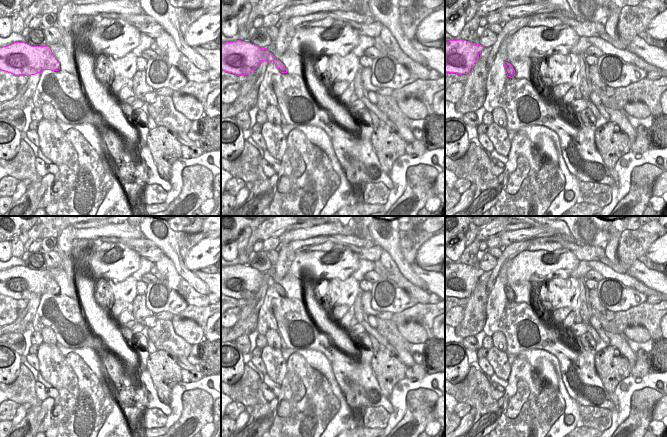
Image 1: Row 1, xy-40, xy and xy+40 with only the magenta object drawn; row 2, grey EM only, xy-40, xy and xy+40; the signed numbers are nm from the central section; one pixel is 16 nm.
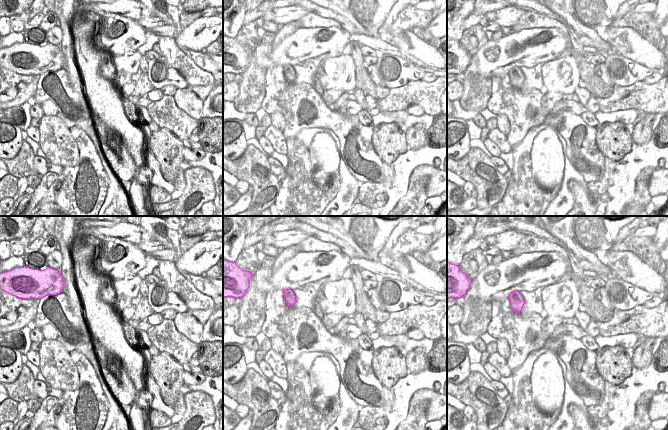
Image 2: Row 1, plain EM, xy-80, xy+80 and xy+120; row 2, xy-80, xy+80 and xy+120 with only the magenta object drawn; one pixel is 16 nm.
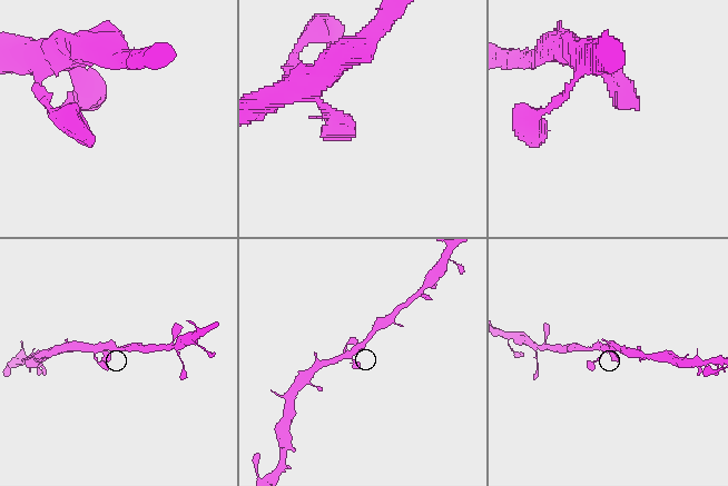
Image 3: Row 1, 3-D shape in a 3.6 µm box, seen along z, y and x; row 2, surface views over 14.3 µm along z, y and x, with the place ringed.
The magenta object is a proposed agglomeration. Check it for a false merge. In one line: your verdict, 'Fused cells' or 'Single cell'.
Single cell

